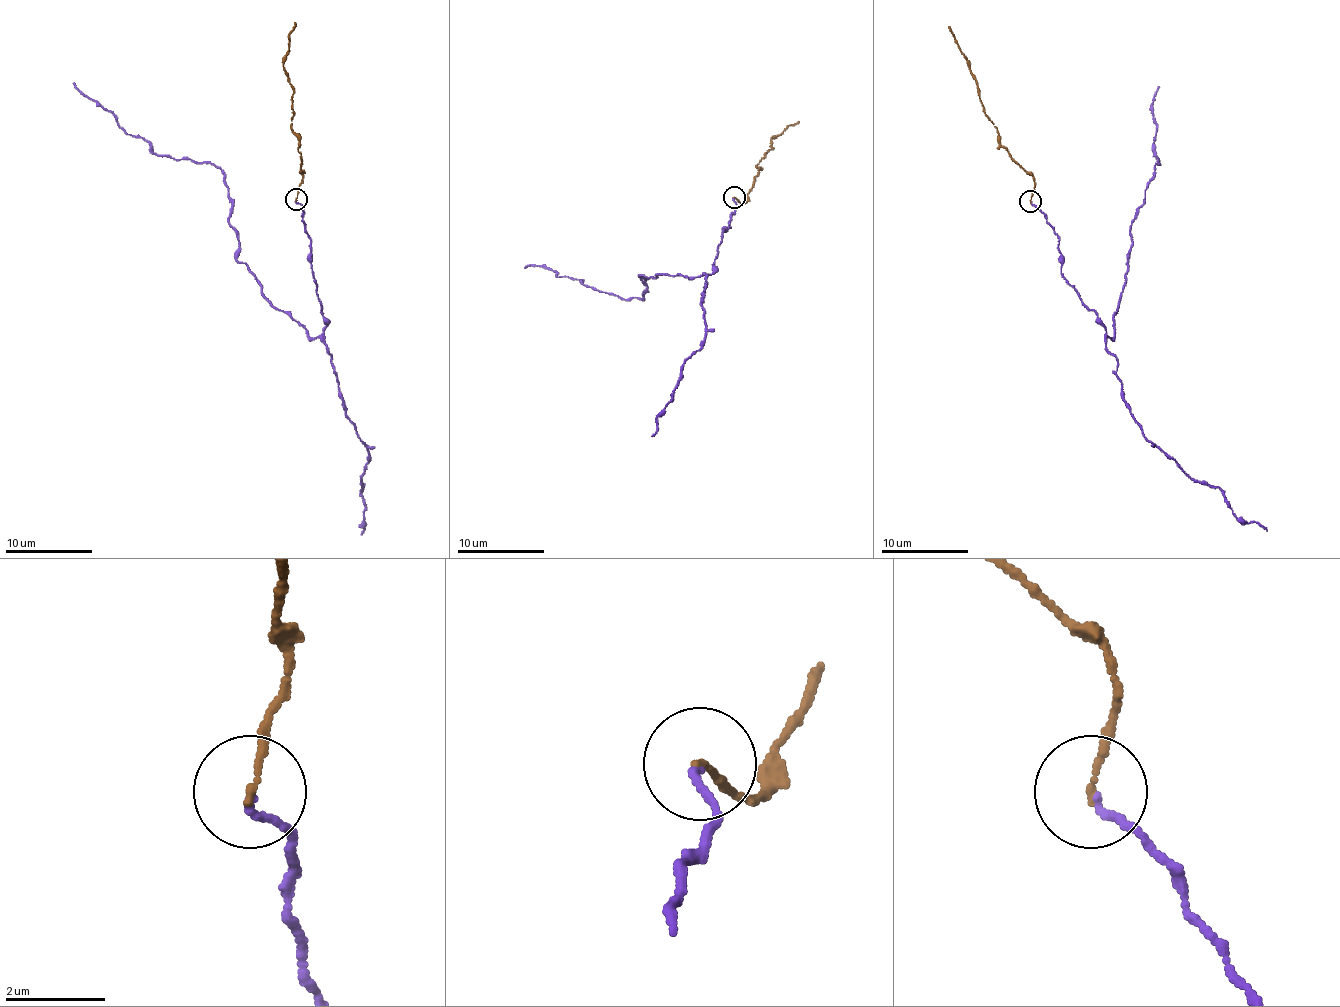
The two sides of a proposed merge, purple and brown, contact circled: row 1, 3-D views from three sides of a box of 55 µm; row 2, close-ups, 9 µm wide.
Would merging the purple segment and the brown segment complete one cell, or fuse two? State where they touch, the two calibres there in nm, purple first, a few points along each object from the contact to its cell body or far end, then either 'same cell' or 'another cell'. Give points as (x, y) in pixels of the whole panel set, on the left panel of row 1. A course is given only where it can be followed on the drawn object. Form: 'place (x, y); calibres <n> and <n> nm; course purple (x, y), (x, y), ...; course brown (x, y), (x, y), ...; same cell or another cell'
place (296, 199); calibres 140 and 130 nm; course purple (295, 199), (325, 324), (310, 338), (238, 260), (222, 171), (158, 154), (74, 83); course brown (295, 199), (303, 176), (298, 138), (291, 123), (293, 88), (283, 57), (296, 22); same cell

